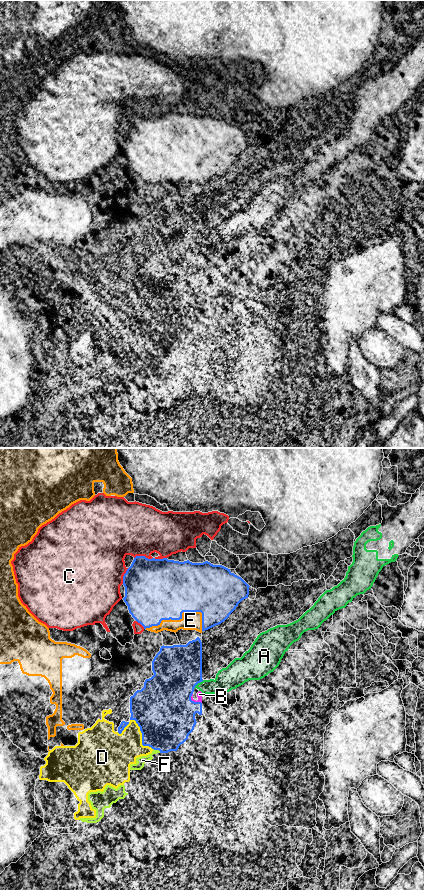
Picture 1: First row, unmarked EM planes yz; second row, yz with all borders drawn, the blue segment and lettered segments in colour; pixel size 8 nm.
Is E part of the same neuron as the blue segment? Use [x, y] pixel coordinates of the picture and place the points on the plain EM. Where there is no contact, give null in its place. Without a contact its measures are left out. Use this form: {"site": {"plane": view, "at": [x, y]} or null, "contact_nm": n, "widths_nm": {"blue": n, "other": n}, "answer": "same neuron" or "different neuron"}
{"site": {"plane": "yz", "at": [175, 171]}, "contact_nm": 480, "widths_nm": {"blue": 460, "other": 140}, "answer": "different neuron"}

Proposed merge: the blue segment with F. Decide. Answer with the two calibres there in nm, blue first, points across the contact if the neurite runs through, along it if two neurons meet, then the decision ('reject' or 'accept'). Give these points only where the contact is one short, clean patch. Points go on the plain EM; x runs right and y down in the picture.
440/70 nm | accept

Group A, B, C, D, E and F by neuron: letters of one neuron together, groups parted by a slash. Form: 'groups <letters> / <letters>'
groups A B / C / D F / E

